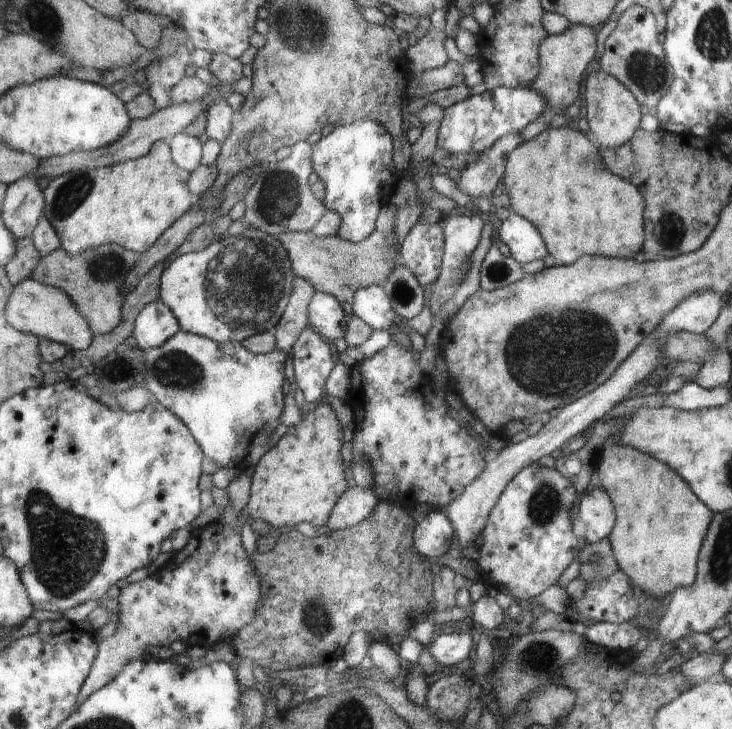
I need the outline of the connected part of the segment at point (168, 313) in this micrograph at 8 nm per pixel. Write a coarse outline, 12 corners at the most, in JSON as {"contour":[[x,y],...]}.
{"contour":[[160,298],[133,321],[144,350],[160,347],[181,330]]}

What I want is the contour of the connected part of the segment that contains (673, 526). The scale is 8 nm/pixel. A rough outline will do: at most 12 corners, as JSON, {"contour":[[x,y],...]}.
{"contour":[[607,438],[595,470],[631,586],[695,581],[714,512],[672,468]]}

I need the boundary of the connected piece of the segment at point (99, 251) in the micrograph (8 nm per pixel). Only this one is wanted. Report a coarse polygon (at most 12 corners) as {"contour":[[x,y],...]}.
{"contour":[[60,246],[31,277],[62,289],[103,335],[122,320],[138,254]]}

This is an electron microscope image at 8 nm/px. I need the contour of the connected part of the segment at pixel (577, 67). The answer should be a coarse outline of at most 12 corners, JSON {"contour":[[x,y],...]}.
{"contour":[[585,24],[548,35],[530,86],[551,107],[580,96],[580,80],[596,54]]}

